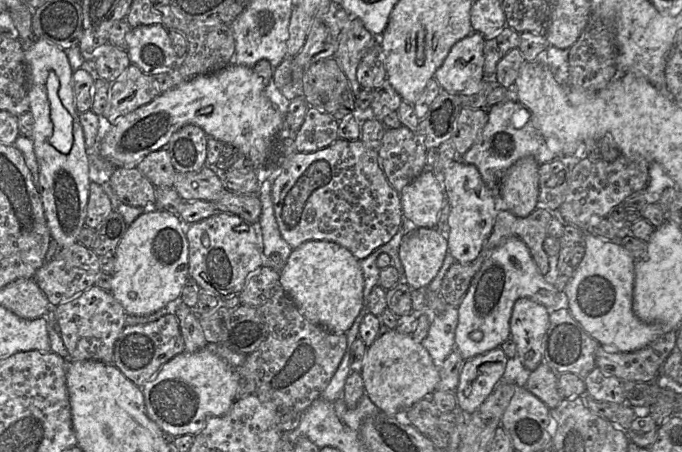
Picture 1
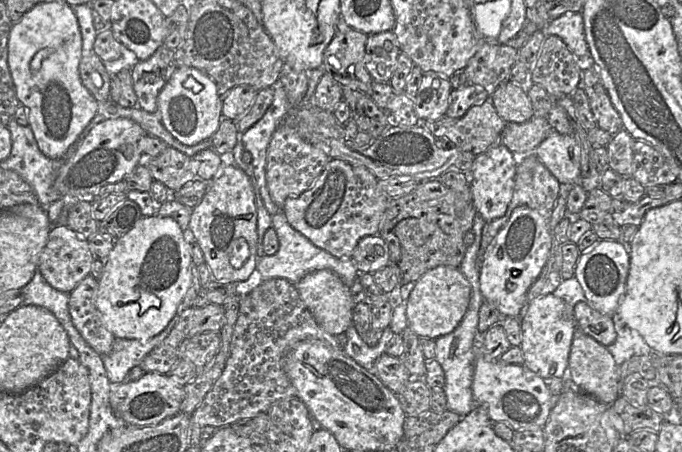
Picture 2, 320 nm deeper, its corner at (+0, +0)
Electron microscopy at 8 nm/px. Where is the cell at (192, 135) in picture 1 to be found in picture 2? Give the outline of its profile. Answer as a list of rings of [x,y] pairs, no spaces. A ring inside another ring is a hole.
[[[178,66],[157,98],[158,115],[164,127],[180,143],[193,146],[211,139],[219,128],[222,116],[223,97],[218,94],[215,82],[200,70],[192,67]]]

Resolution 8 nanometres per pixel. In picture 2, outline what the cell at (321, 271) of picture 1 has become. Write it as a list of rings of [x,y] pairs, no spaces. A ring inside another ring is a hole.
[[[330,270],[305,275],[295,284],[303,303],[317,324],[337,336],[353,324],[353,299],[350,288]]]

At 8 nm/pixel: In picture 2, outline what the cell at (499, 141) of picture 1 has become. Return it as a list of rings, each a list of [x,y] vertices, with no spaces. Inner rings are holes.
[[[623,129],[606,146],[609,168],[622,177],[632,176],[634,142],[635,139]]]

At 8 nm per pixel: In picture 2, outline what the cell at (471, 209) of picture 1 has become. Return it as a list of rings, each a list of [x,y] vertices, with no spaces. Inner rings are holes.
[[[501,143],[476,155],[469,172],[470,190],[476,211],[485,222],[504,216],[513,195],[516,167],[513,153]]]

